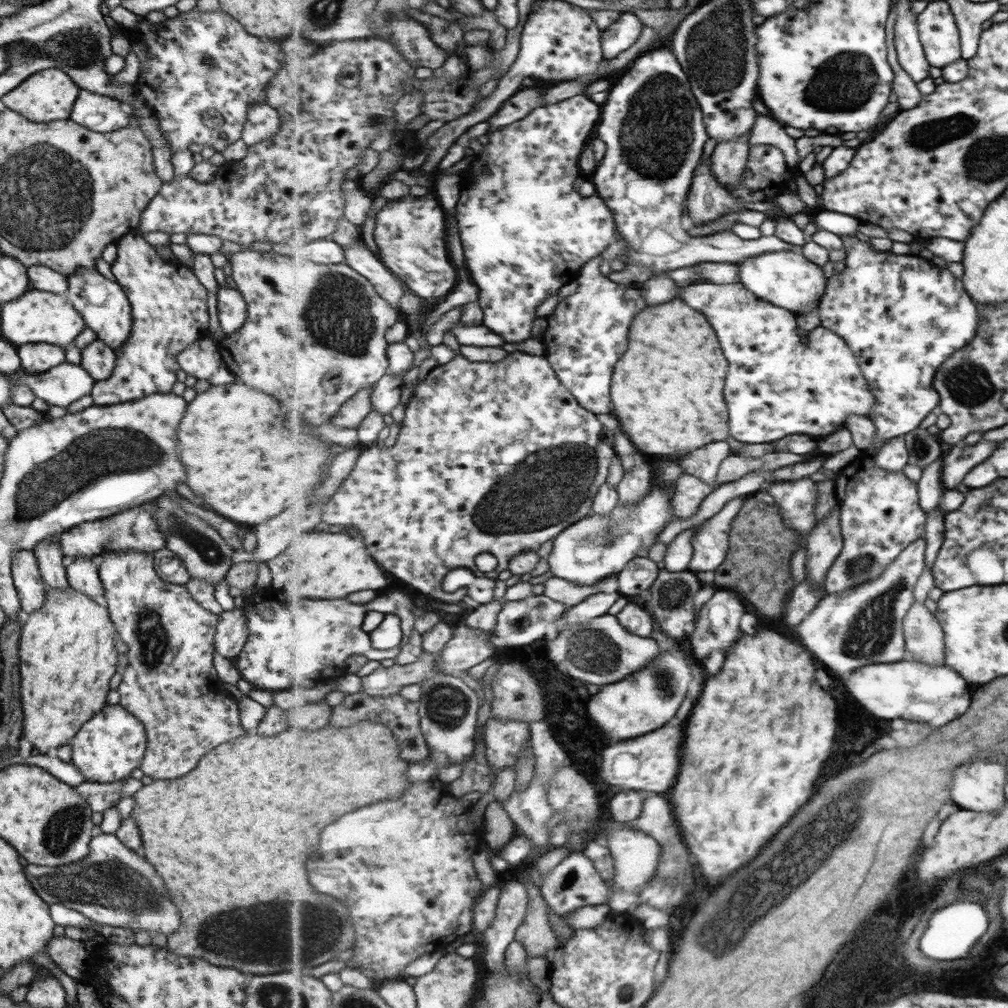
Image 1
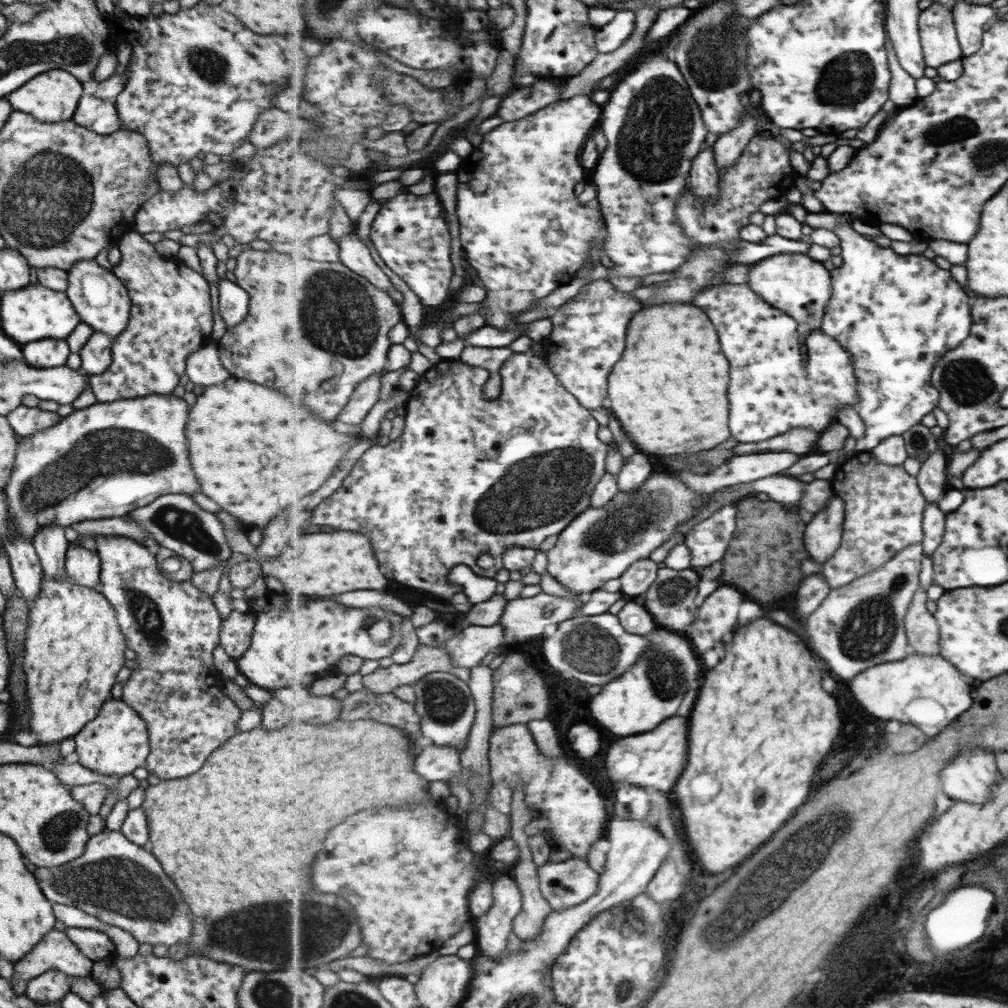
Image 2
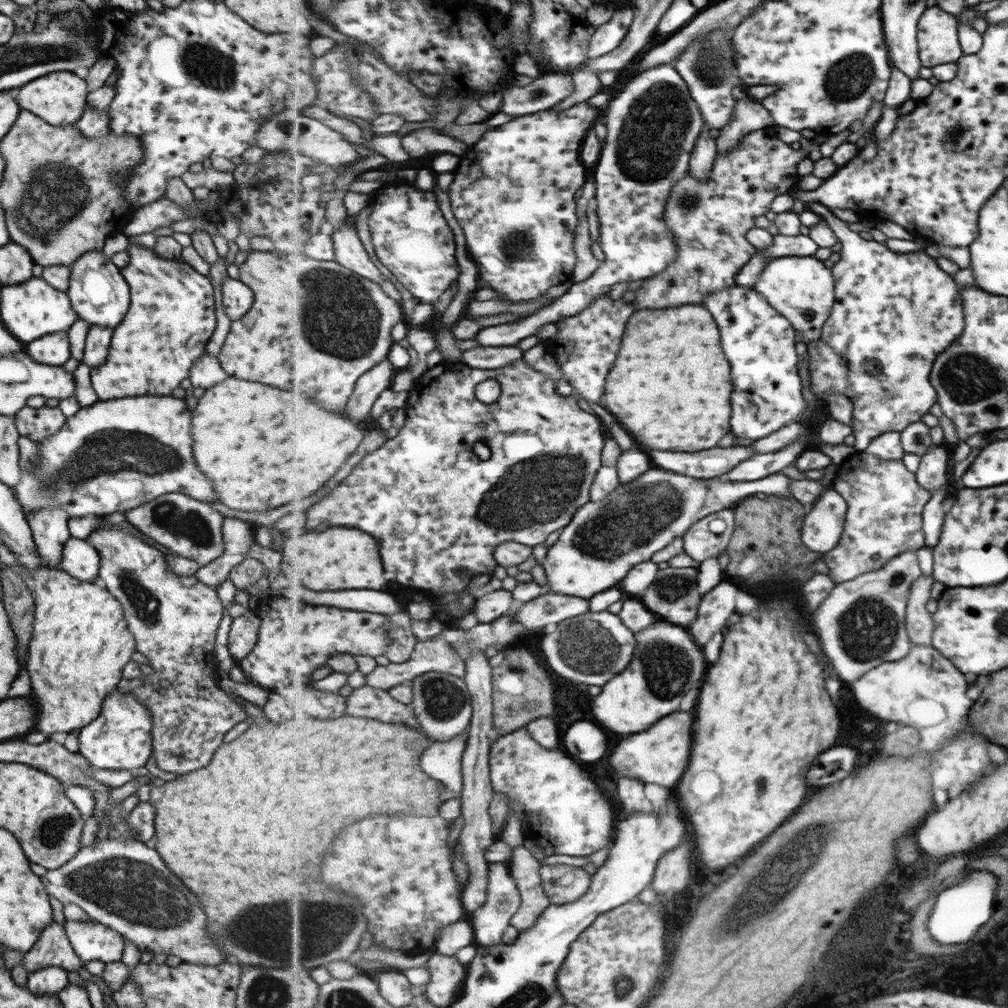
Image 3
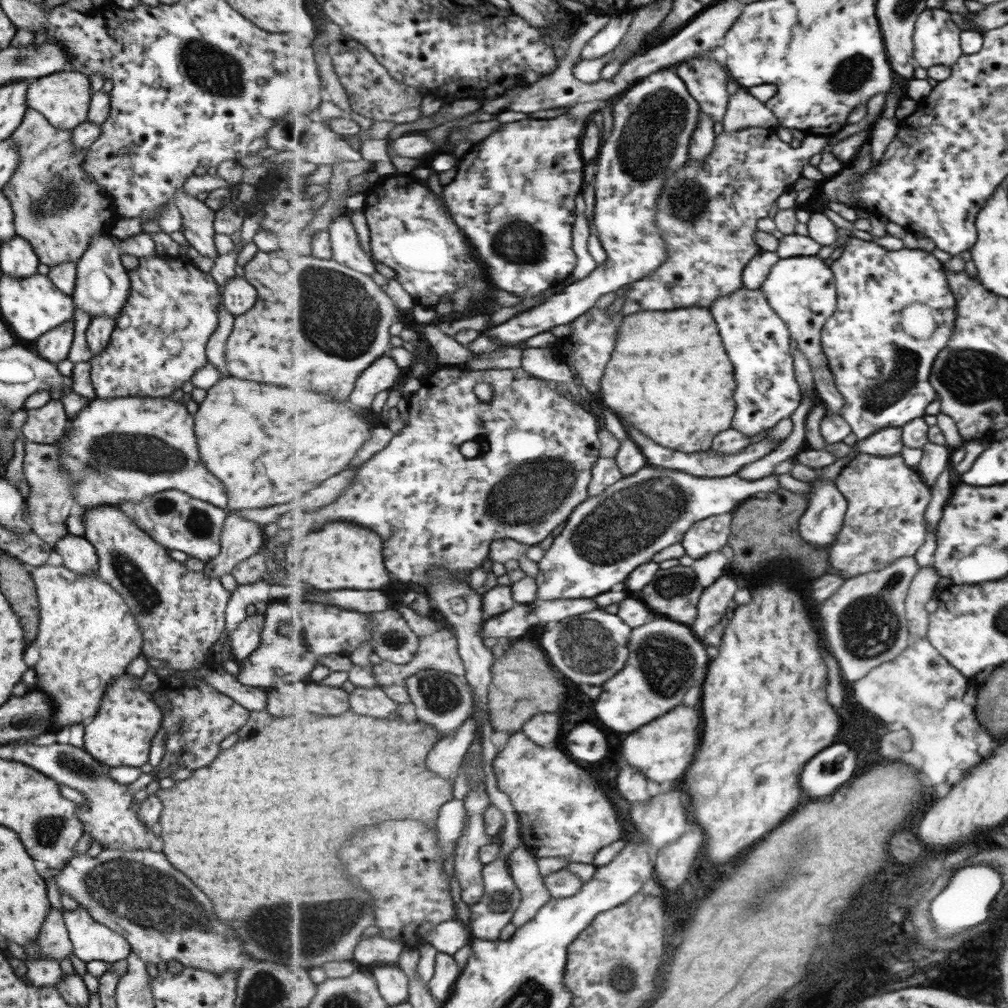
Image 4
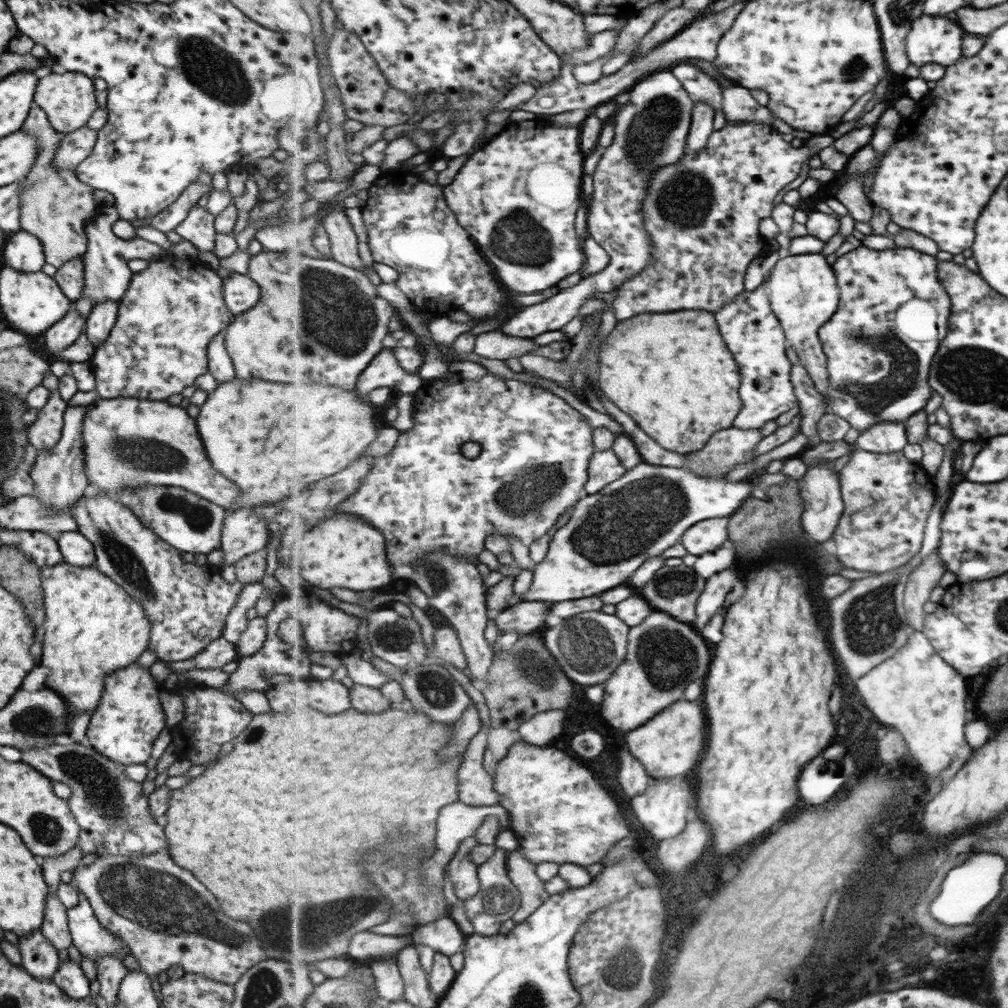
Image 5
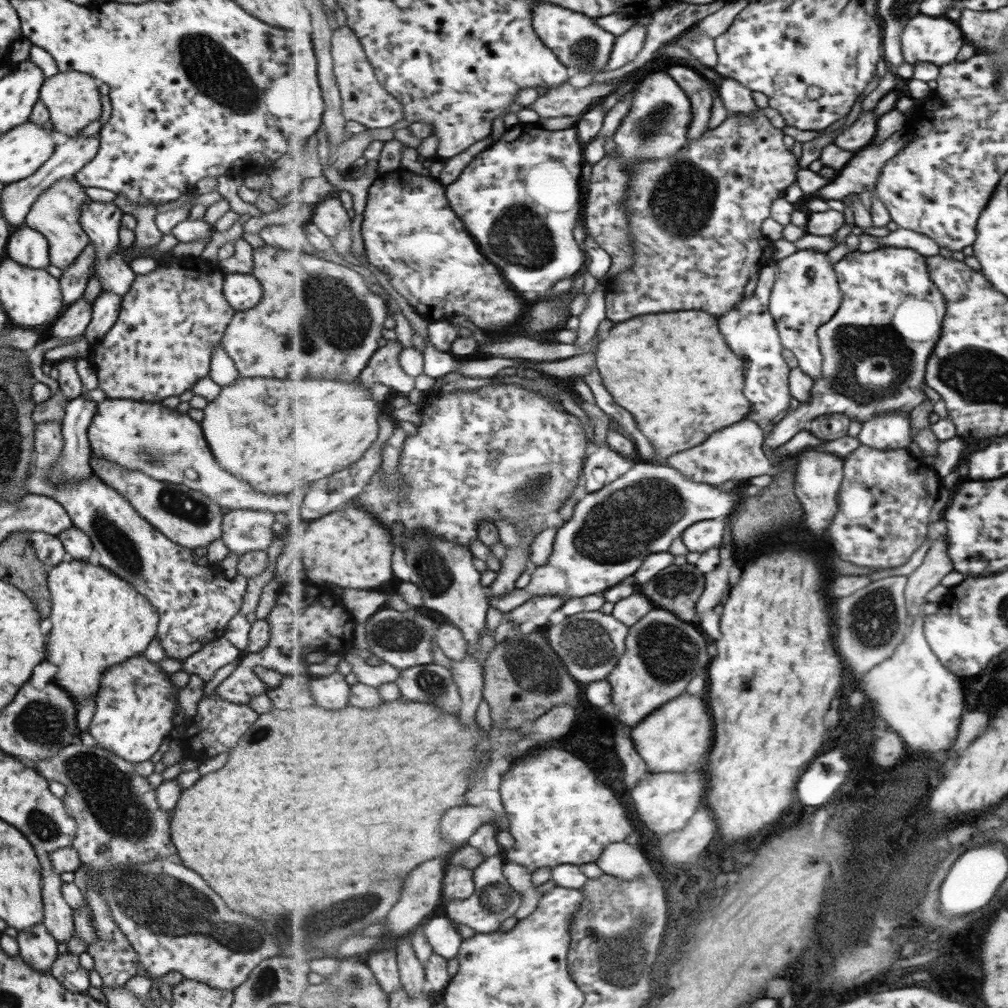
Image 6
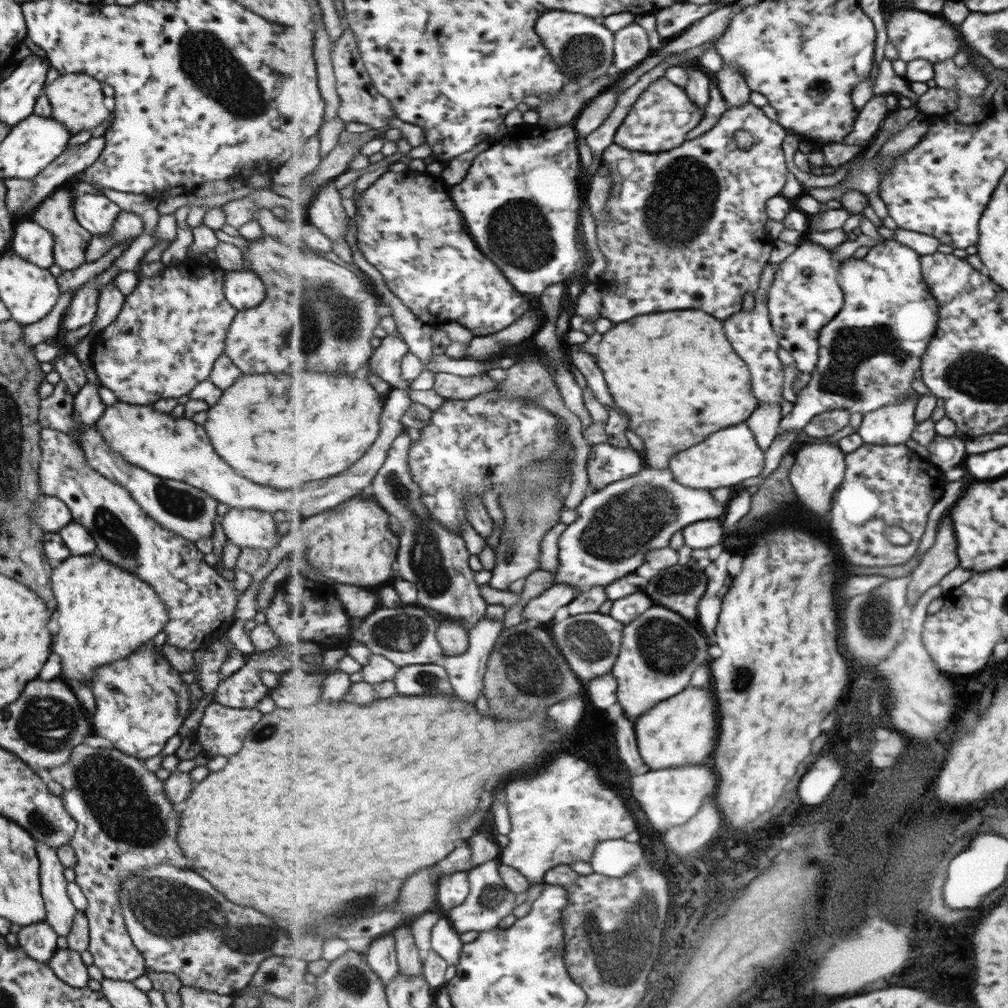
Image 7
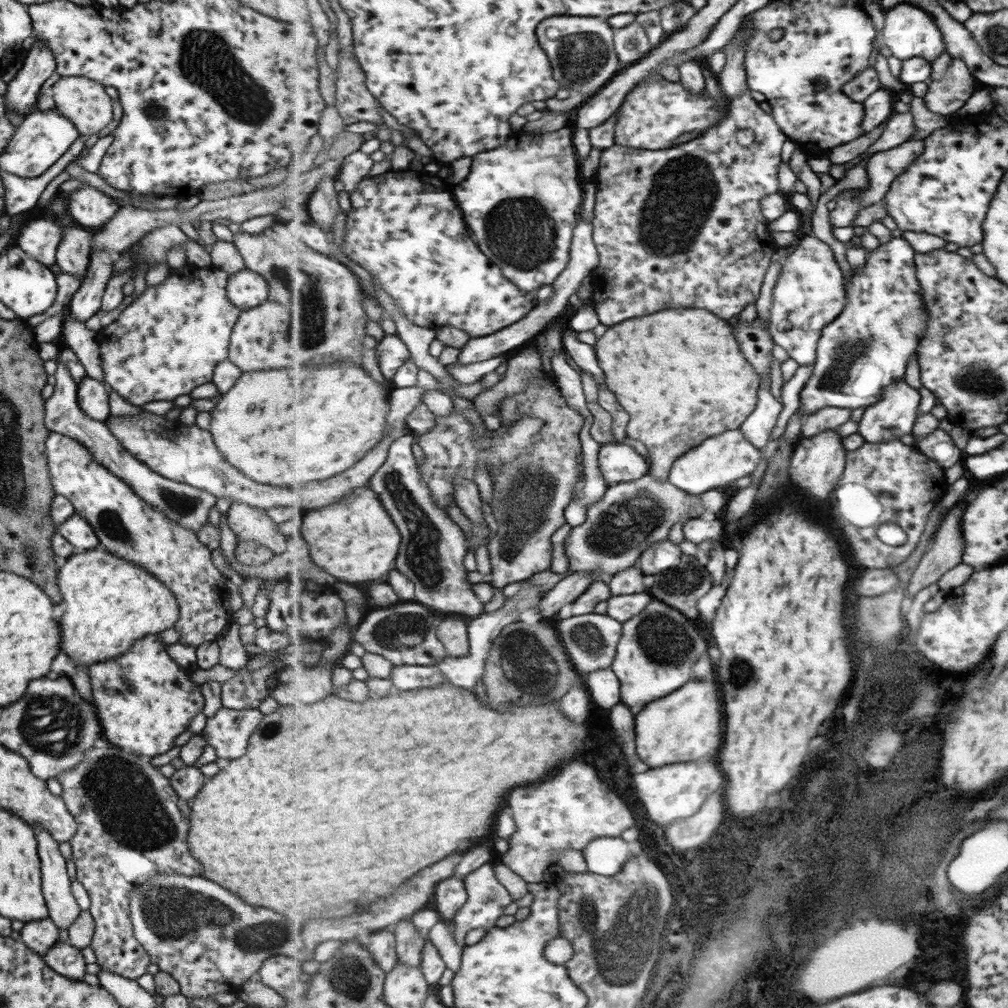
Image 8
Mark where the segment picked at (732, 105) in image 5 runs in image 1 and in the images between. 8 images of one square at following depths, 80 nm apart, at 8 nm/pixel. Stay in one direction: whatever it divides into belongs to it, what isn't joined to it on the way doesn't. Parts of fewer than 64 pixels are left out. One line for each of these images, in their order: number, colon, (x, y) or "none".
1: (729, 159)
2: (729, 146)
3: (750, 114)
4: (744, 110)

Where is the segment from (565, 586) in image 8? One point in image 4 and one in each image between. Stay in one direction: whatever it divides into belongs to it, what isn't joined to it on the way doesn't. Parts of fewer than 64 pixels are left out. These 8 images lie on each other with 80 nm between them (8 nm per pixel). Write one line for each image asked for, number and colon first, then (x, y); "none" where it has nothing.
4: (517, 621)
5: (525, 616)
6: (535, 613)
7: (542, 609)

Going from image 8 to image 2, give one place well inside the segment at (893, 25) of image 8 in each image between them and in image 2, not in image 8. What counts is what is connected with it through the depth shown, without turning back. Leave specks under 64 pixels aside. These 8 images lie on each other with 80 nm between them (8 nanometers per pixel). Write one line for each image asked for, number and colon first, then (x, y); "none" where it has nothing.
2: (940, 43)
3: (938, 30)
4: (937, 41)
5: (936, 39)
6: (938, 40)
7: (916, 34)

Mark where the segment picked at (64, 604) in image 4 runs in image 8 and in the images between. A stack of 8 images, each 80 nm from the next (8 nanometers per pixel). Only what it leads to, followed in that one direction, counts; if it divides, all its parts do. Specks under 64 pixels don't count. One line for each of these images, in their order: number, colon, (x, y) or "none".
5: (94, 627)
6: (97, 620)
7: (105, 612)
8: (109, 603)

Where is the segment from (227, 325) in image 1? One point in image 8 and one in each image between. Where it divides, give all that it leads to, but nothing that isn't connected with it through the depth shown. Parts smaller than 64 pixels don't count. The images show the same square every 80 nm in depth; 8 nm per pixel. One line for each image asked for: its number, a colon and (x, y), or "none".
2: (232, 302)
3: (236, 298)
4: (238, 296)
5: (239, 293)
6: (241, 291)
7: (243, 290)
8: (245, 289)

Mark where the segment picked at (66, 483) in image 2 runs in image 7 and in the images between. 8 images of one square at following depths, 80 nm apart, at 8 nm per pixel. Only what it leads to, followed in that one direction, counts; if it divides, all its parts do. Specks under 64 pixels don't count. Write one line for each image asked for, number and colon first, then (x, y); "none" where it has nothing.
3: (113, 455)
4: (122, 449)
5: (127, 442)
6: (166, 445)
7: (169, 447)

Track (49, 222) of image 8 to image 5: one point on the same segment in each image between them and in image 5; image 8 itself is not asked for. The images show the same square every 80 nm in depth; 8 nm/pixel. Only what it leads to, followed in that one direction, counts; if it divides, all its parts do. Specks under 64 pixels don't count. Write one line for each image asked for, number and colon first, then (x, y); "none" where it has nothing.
5: (22, 252)
6: (26, 247)
7: (33, 243)

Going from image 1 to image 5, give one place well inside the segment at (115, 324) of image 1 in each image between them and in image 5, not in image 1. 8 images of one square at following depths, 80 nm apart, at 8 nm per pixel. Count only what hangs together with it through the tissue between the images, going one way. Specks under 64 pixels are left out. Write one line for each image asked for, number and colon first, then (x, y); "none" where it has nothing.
2: (100, 301)
3: (97, 294)
4: (101, 287)
5: (105, 274)

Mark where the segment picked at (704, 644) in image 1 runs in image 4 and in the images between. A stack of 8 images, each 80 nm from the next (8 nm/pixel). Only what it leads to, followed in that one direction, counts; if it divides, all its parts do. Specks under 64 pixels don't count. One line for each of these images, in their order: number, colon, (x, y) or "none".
2: (717, 616)
3: (715, 609)
4: (714, 603)

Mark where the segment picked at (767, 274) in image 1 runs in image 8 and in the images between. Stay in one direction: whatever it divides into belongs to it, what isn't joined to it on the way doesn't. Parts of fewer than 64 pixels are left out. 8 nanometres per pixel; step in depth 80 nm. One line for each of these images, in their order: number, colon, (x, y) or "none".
2: (794, 283)
3: (803, 289)
4: (803, 290)
5: (804, 293)
6: (806, 295)
7: (806, 295)
8: (810, 293)

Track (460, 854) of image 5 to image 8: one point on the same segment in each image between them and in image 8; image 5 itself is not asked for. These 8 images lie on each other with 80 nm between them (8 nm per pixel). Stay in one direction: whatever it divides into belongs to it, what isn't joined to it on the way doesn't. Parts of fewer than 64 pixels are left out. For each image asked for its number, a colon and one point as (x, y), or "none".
6: (459, 884)
7: (453, 889)
8: (451, 894)

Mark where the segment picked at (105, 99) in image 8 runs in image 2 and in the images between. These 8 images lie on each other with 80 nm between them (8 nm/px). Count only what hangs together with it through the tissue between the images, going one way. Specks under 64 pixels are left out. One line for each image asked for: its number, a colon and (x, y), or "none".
2: (51, 96)
3: (58, 98)
4: (62, 98)
5: (68, 99)
6: (72, 99)
7: (76, 101)

